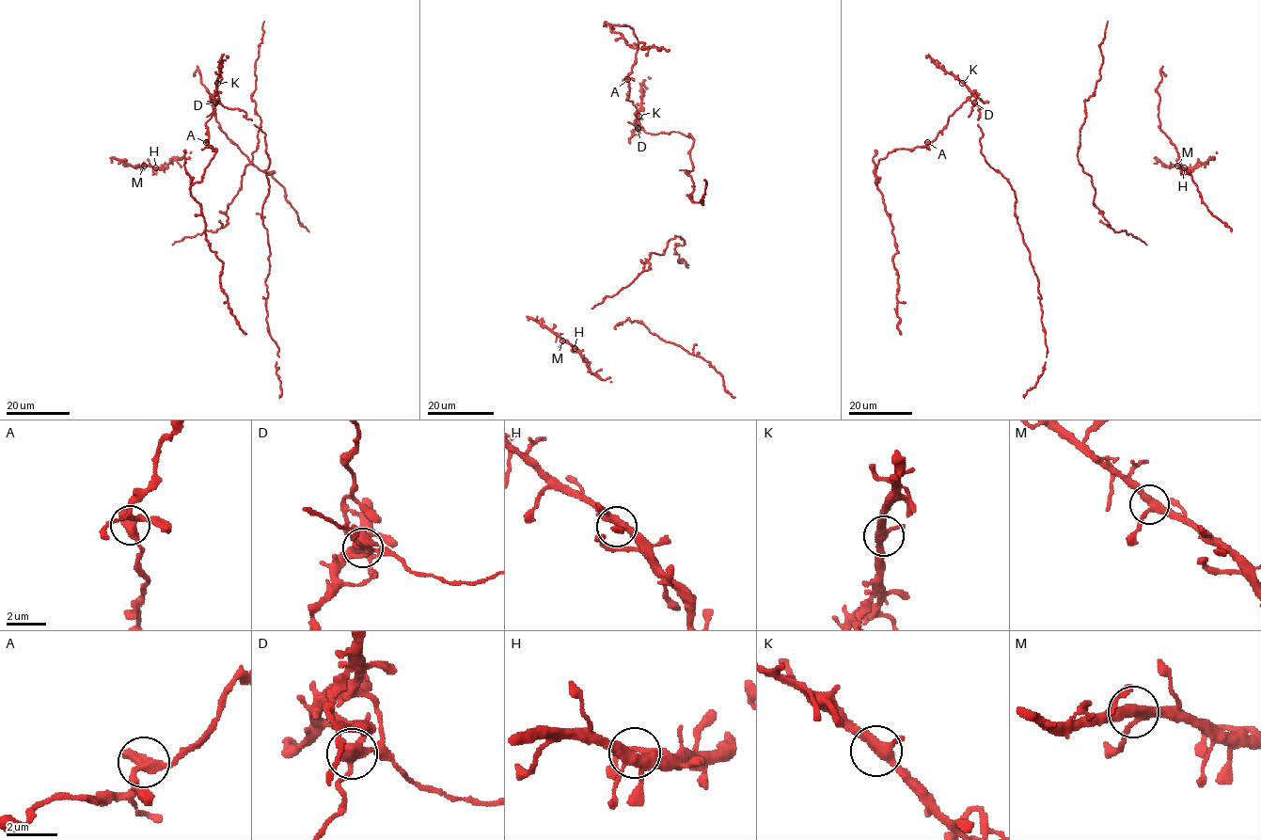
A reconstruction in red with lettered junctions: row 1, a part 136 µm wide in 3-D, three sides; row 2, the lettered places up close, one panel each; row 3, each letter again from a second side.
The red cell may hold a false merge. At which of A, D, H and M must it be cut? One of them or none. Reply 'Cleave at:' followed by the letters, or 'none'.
Cleave at: D

